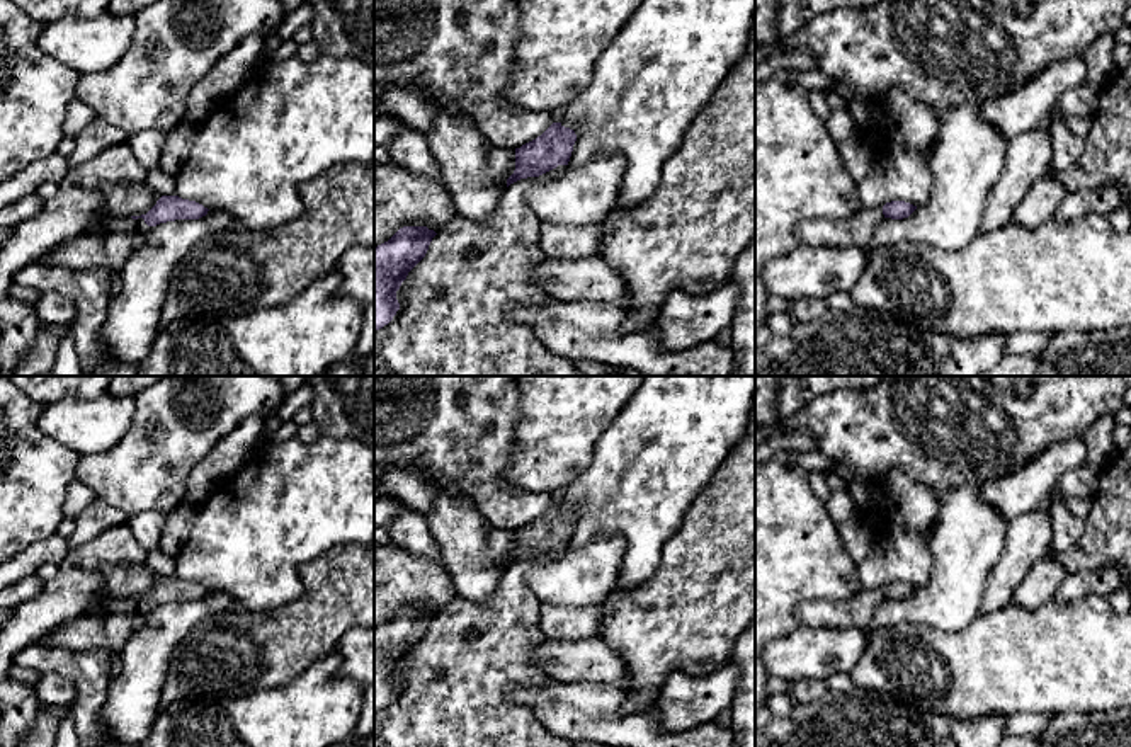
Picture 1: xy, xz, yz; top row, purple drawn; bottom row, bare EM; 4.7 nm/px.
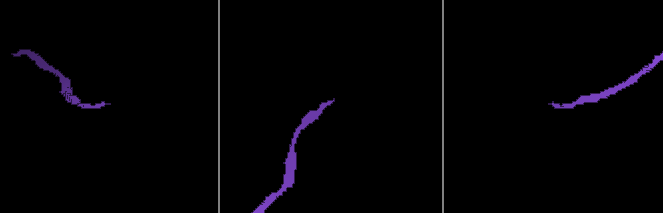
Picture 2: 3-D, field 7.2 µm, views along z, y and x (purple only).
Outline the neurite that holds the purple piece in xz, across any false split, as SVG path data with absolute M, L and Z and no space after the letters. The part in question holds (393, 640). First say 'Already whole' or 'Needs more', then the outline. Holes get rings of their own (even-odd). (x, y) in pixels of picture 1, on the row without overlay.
Already whole. M403 607L374 630L374 713L388 706L400 691L396 672L425 638L435 616L427 607Z

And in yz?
Needs more. M891 582L883 589L866 589L850 599L816 599L804 601L796 607L796 616L803 626L811 628L835 628L849 630L859 628L869 630L874 609L884 601L908 599L917 587L905 582Z

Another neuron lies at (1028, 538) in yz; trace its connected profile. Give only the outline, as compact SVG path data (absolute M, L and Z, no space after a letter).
M1049 502L1009 522L1000 560L990 570L980 613L1003 609L1031 567L1051 550Z

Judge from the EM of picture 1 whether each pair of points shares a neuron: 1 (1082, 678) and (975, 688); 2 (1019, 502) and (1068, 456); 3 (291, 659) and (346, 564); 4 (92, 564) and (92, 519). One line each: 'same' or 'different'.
1: same
2: same
3: same
4: different

